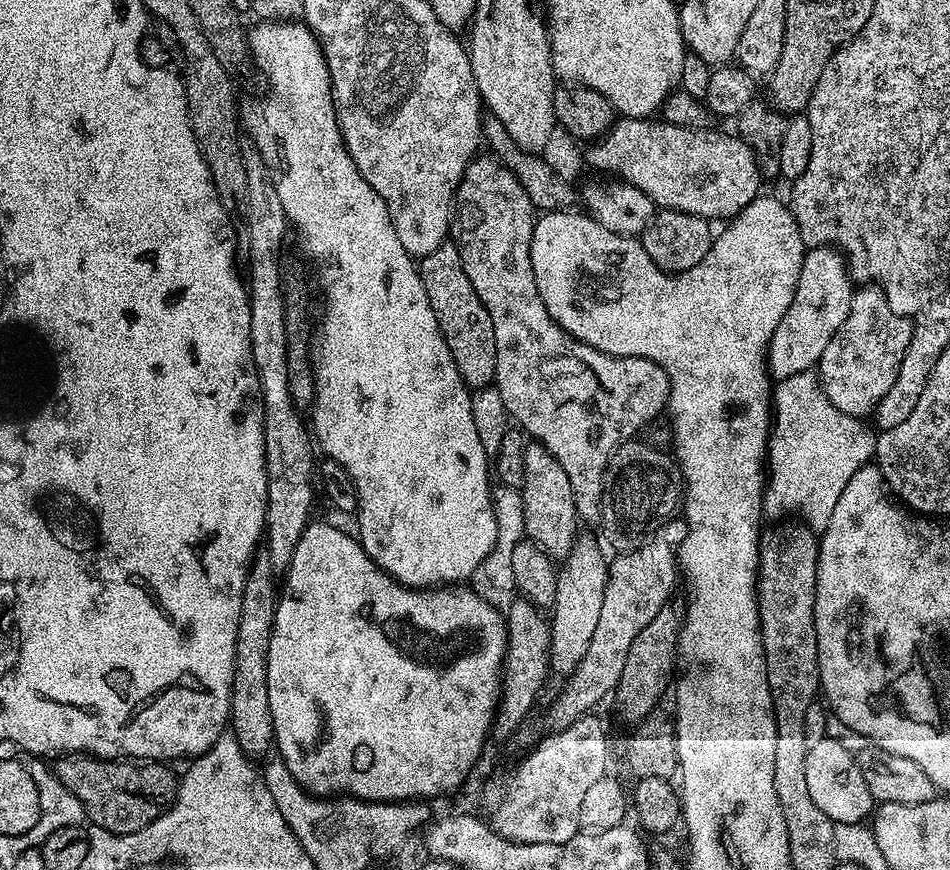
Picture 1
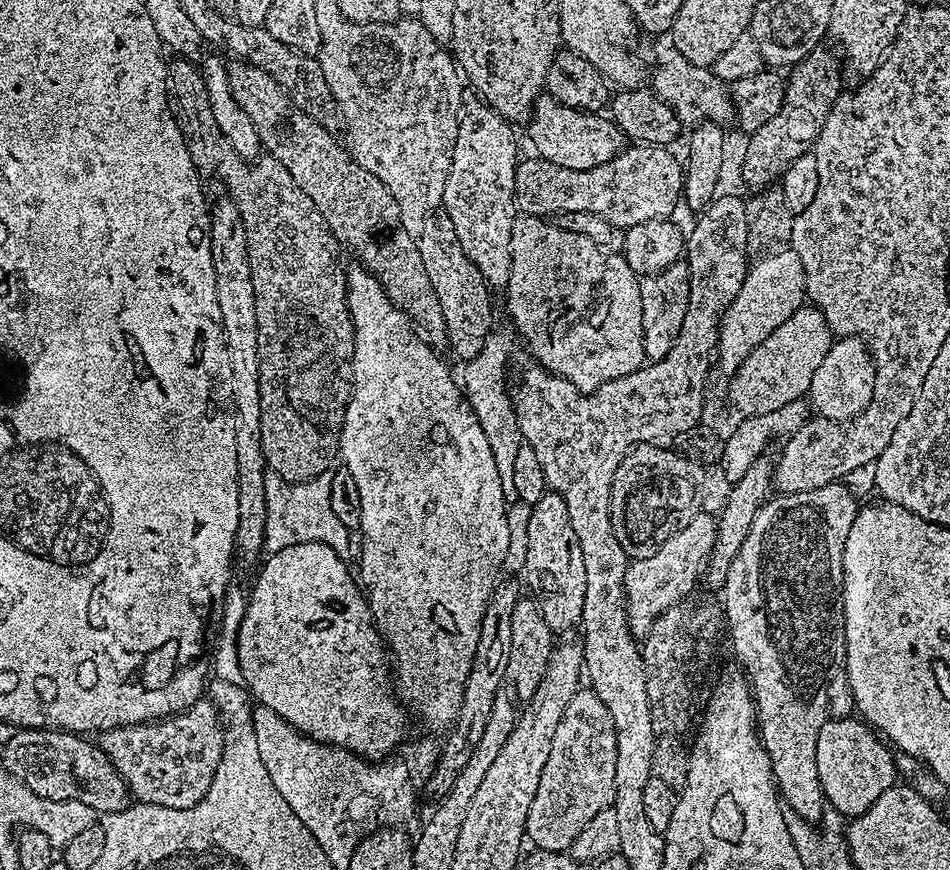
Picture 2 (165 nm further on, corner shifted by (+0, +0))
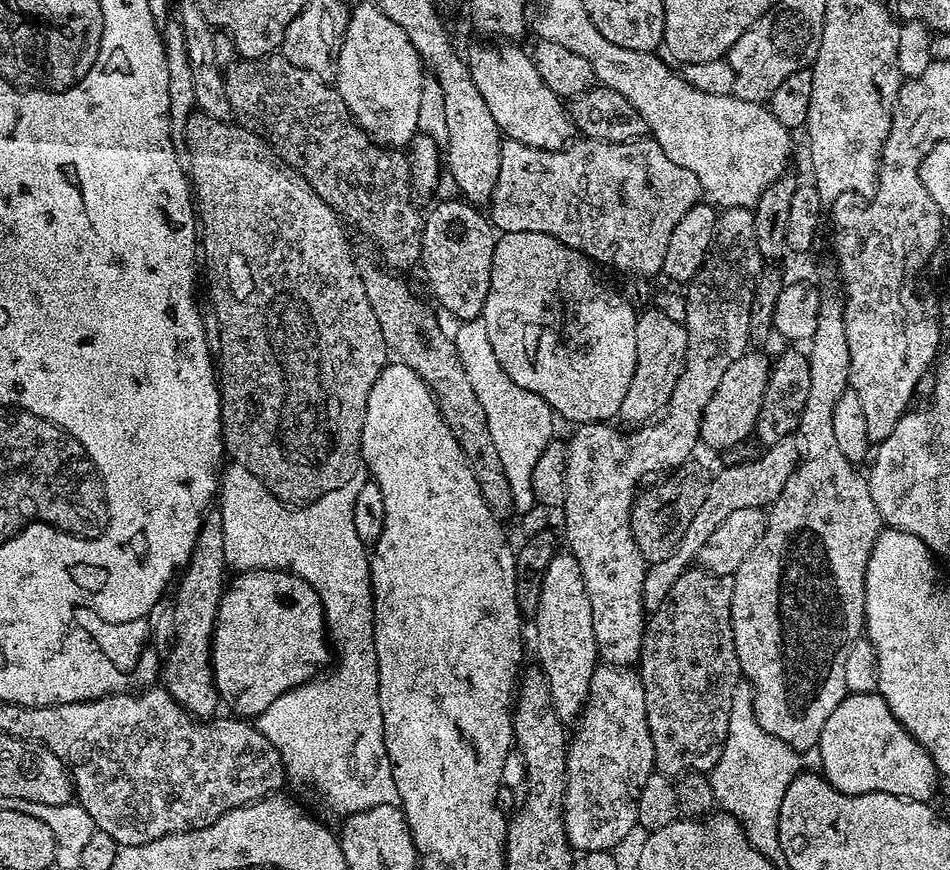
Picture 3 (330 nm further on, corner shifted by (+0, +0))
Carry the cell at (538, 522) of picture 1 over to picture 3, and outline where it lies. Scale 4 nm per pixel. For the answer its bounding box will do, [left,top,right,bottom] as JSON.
[536,550,598,722]

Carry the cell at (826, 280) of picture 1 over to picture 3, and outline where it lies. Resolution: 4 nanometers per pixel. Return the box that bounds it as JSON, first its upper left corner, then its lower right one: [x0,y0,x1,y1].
[700,350,770,448]

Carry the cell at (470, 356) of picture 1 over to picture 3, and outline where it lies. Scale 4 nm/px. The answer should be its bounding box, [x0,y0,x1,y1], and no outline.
[419,199,498,321]

